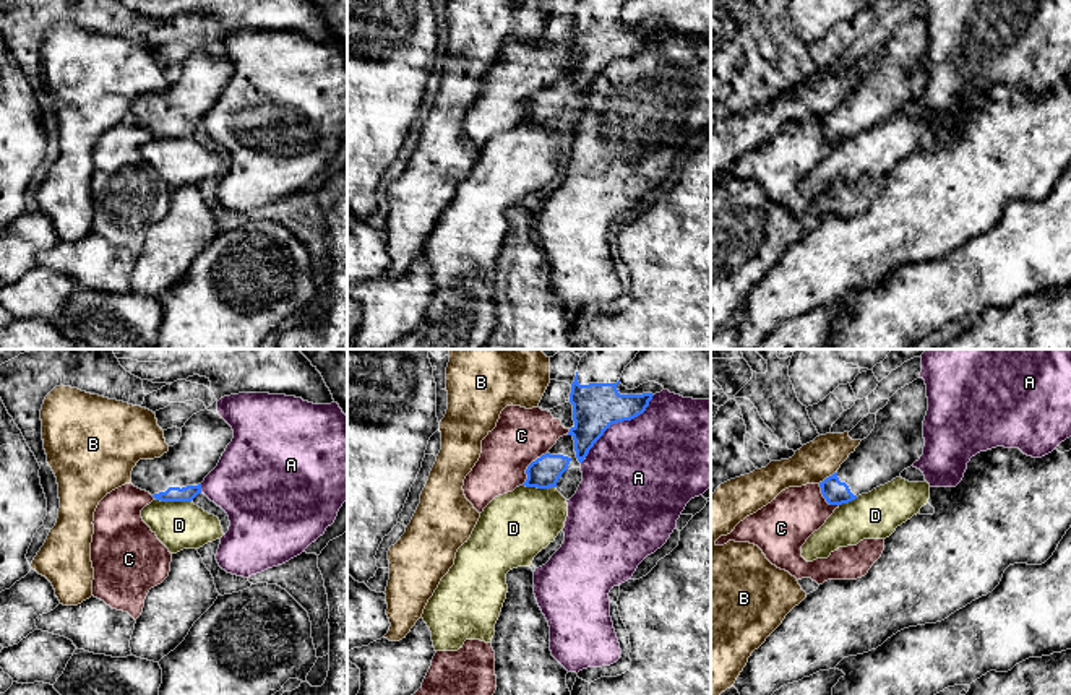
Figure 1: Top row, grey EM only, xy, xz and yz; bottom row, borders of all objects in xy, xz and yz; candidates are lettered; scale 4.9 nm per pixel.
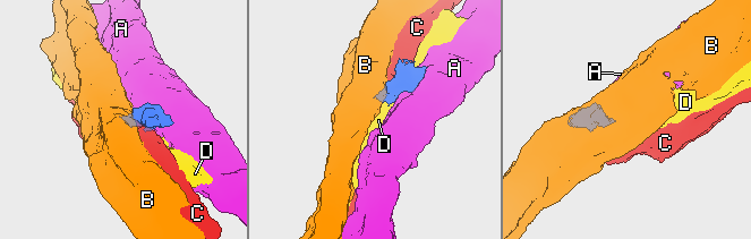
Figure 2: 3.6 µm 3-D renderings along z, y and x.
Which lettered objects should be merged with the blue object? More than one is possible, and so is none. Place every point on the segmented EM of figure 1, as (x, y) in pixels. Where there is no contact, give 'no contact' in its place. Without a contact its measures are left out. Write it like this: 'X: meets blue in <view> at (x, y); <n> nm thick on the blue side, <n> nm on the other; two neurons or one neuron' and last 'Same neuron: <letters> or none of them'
A: meets blue in xz at (619, 421); 240 nm thick on the blue side, 480 nm on the other; two neurons
B: meets blue in yz at (826, 478); 120 nm thick on the blue side, 200 nm on the other; two neurons
C: meets blue in xz at (528, 466); 160 nm thick on the blue side, 280 nm on the other; two neurons
D: meets blue in xy at (174, 500); 80 nm thick on the blue side, 240 nm on the other; two neurons
Same neuron: none of them

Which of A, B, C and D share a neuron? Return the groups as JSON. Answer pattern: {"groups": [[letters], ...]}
{"groups": [["A"], ["B"], ["C"], ["D"]]}

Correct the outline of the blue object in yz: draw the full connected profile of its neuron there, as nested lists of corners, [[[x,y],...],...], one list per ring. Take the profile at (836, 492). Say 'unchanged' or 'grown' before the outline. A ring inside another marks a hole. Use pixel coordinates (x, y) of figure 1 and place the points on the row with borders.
grown; [[[917,378],[897,390],[876,412],[871,434],[841,468],[823,482],[829,505],[842,505],[891,482],[923,455],[923,421],[928,411],[927,385]]]

